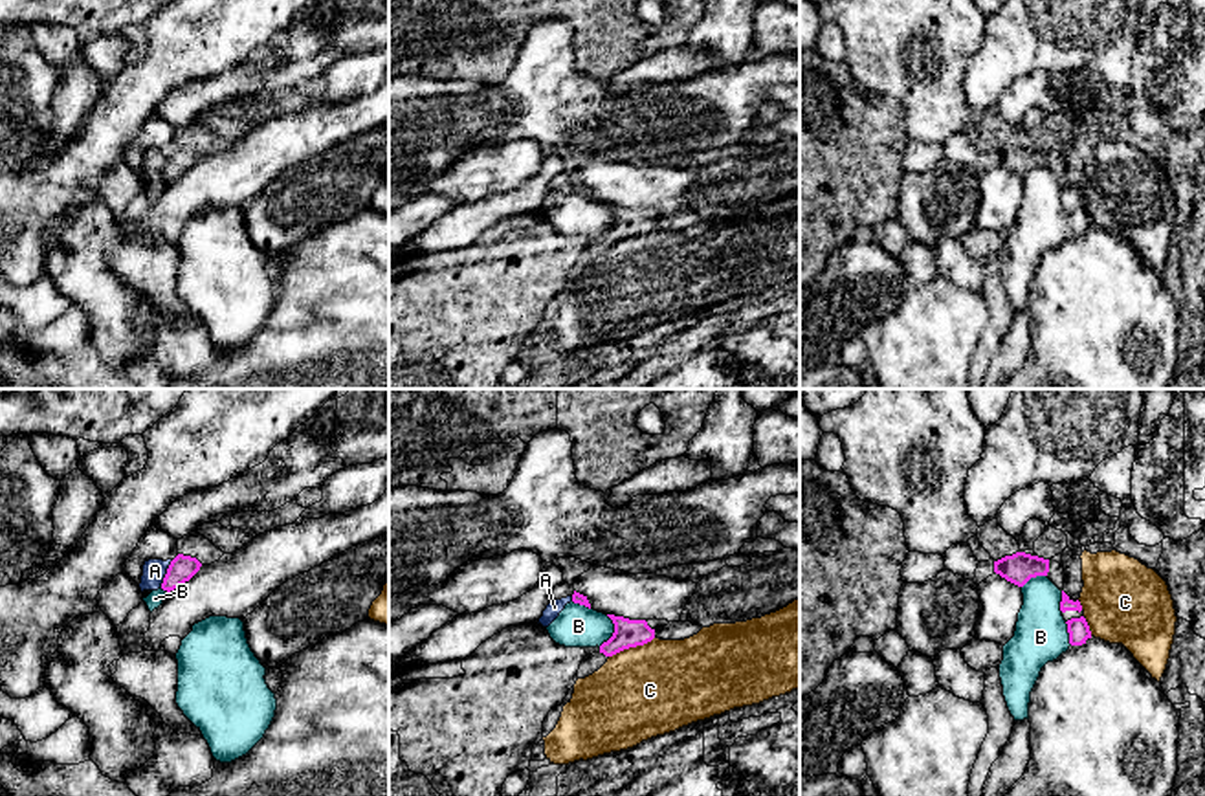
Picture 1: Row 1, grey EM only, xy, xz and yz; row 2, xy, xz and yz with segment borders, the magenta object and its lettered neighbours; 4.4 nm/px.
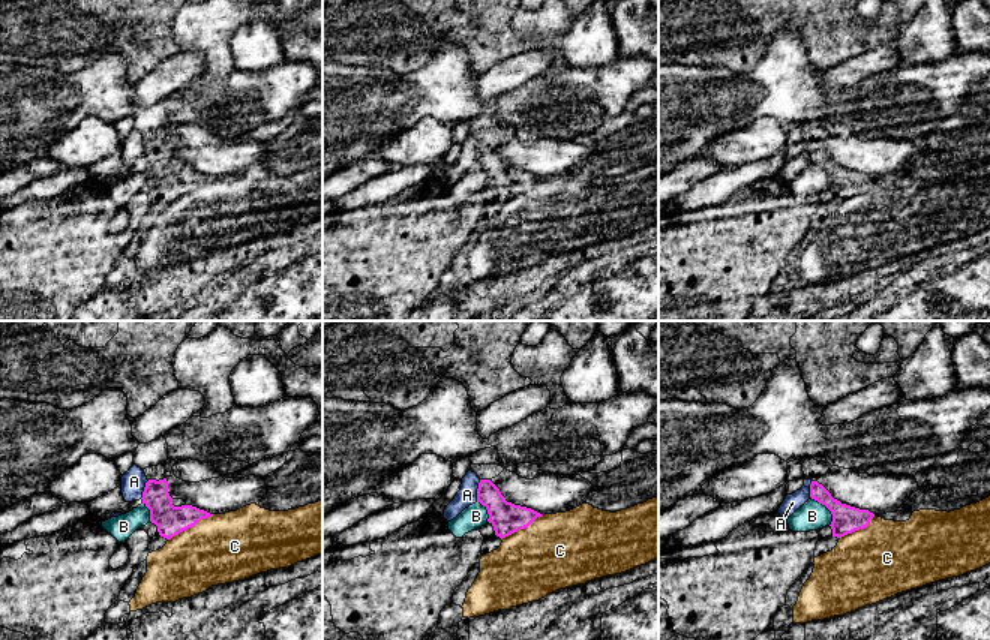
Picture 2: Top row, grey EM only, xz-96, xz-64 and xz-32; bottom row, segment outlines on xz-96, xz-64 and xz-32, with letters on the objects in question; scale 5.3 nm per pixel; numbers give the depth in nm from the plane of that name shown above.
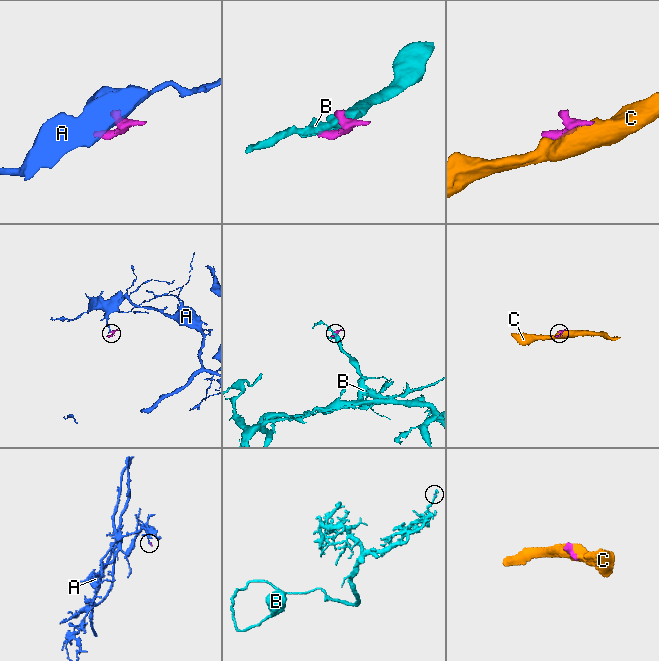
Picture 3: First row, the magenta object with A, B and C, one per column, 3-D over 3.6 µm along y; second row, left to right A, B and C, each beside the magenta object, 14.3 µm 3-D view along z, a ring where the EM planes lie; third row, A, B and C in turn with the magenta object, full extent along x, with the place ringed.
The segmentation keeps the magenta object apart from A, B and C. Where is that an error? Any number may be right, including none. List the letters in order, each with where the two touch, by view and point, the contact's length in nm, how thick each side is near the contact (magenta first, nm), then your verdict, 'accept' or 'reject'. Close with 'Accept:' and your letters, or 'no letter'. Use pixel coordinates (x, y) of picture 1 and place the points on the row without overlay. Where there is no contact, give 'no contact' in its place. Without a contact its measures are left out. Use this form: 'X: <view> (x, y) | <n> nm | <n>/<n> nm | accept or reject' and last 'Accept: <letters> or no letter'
A: xy (165, 164) | 140 nm | 110/100 nm | reject
B: xz (615, 221) | 150 nm | 130/190 nm | reject
C: xz (631, 235) | 220 nm | 130/400 nm | reject
Accept: no letter

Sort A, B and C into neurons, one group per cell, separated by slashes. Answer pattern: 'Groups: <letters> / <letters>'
Groups: A / B / C

